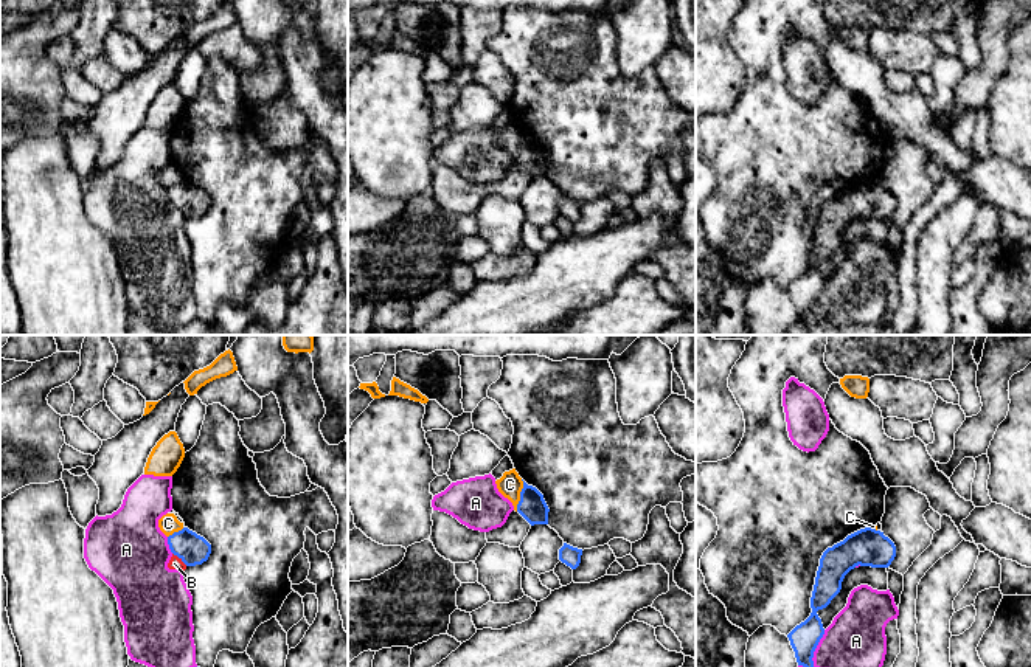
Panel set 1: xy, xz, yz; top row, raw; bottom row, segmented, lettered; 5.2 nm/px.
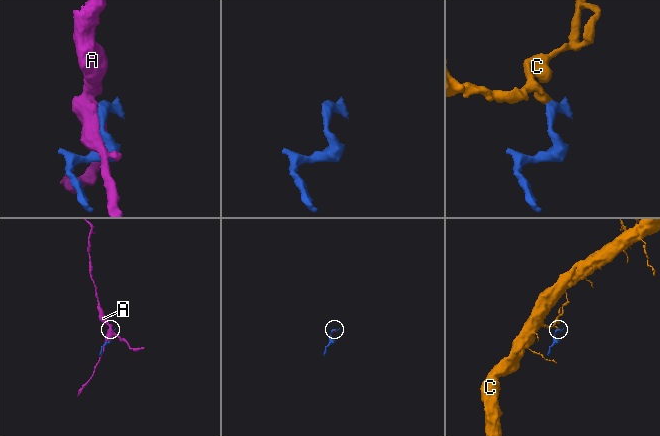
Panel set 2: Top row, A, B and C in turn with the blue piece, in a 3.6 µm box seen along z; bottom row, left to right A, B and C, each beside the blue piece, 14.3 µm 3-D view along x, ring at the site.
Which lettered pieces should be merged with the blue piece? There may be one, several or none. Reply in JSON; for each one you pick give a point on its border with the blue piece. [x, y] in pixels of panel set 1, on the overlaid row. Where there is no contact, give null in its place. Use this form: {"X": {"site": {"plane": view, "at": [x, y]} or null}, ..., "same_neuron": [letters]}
{"same_neuron": []}

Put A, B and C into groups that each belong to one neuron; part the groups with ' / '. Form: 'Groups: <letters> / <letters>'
Groups: A B / C

